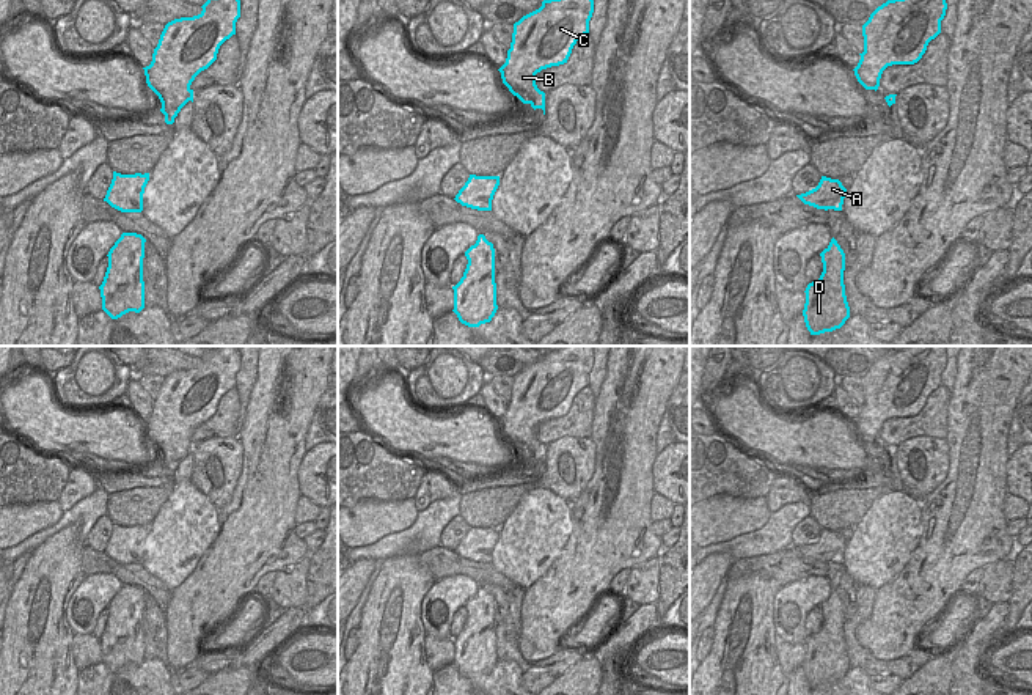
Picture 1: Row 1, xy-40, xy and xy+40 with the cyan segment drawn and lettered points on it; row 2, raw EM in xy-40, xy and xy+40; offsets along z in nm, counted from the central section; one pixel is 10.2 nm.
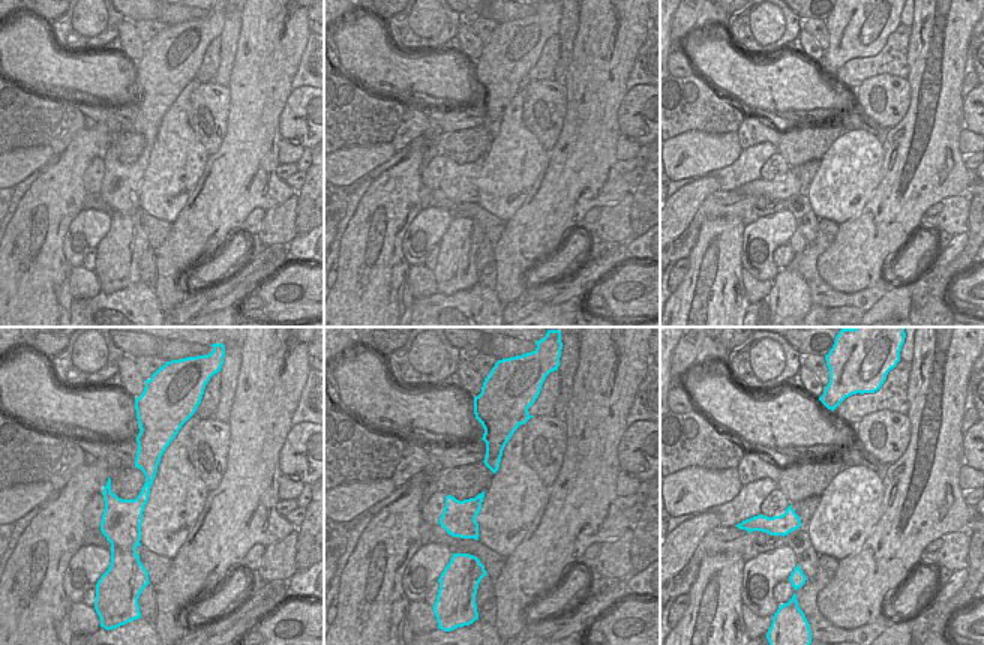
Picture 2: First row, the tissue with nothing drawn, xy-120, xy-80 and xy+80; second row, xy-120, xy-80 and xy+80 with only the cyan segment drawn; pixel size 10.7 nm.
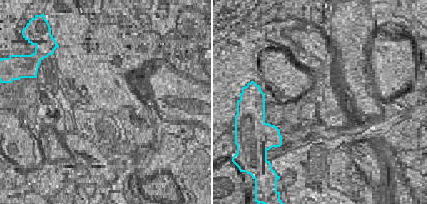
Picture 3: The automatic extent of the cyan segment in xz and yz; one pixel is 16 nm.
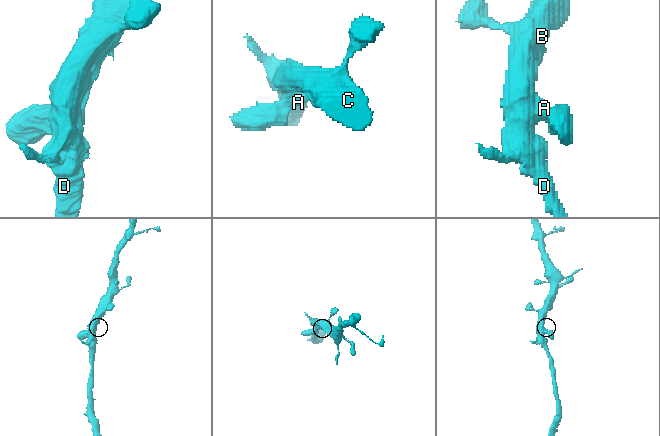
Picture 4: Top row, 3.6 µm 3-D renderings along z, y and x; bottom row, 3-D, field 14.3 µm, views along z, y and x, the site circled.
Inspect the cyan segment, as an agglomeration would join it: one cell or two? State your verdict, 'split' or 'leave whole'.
leave whole

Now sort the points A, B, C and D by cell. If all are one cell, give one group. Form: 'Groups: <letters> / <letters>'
Groups: A B C D

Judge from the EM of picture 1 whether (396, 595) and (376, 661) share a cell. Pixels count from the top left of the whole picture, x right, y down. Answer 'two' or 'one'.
one

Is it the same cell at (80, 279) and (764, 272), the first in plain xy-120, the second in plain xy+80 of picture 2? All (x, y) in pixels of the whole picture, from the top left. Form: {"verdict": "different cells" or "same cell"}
{"verdict": "different cells"}

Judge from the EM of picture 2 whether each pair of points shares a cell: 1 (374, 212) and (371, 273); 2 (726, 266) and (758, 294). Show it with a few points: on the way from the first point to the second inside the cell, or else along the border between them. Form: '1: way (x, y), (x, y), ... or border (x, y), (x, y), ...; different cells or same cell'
1: way (374, 227), (371, 258); same cell
2: border (741, 267), (741, 282), (750, 302); different cells

